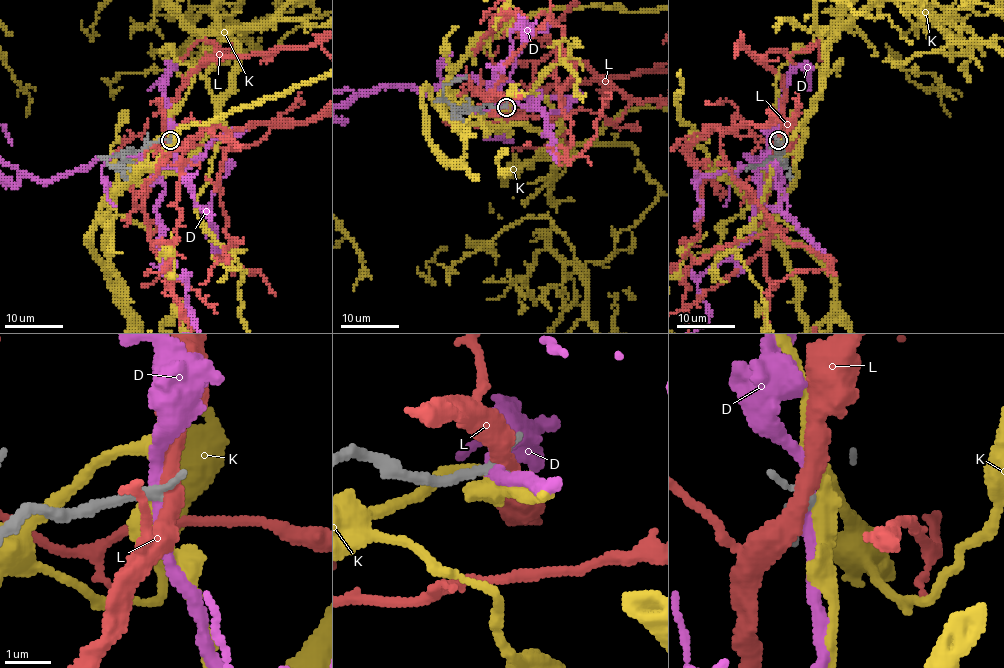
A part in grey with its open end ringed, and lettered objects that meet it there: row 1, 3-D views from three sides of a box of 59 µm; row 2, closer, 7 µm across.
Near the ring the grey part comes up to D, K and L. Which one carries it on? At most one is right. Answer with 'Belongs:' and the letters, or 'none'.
Belongs: none

